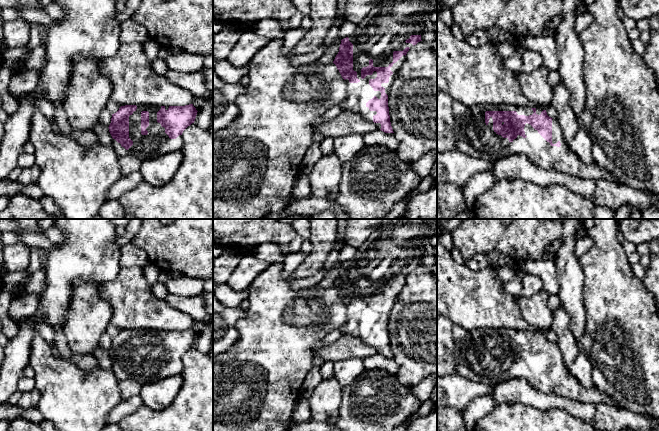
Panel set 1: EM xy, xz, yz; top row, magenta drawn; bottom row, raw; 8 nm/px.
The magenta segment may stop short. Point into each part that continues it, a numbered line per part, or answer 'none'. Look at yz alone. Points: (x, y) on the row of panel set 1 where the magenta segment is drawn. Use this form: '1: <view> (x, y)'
1: yz (473, 137)

